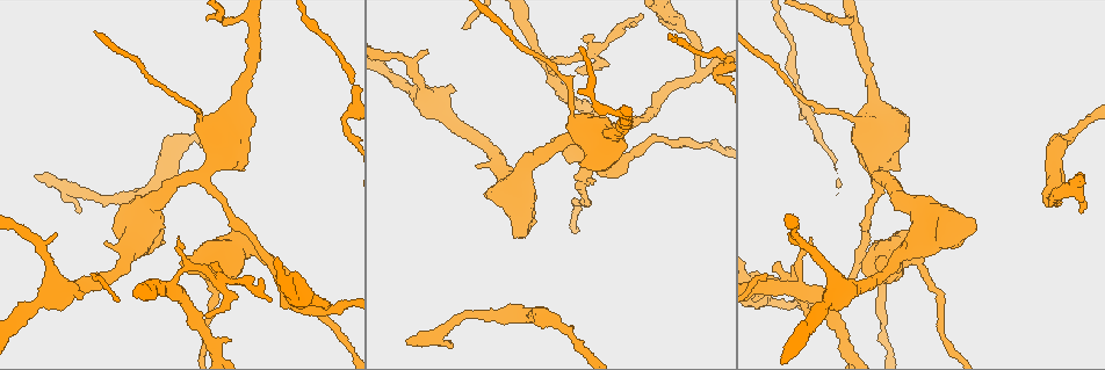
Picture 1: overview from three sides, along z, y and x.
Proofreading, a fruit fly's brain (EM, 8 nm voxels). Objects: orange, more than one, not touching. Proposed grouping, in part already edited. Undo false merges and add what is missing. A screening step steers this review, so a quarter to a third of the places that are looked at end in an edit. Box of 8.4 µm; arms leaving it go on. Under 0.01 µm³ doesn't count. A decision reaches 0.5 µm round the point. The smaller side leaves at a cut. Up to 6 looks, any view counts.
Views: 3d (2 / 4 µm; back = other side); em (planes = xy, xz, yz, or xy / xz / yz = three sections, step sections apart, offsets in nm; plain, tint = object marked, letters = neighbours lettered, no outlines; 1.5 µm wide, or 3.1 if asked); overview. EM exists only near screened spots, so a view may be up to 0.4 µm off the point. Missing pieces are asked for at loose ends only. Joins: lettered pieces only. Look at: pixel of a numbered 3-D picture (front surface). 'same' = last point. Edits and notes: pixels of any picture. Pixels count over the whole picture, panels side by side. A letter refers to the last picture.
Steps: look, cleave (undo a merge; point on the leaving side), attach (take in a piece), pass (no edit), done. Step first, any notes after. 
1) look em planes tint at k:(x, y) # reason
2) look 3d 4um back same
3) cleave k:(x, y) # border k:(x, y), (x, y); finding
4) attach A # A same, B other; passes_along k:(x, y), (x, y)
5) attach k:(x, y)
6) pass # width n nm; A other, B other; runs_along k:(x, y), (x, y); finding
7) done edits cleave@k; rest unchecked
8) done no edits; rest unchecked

look em xy step 4 letters at 1:(57, 233) # branch stops here

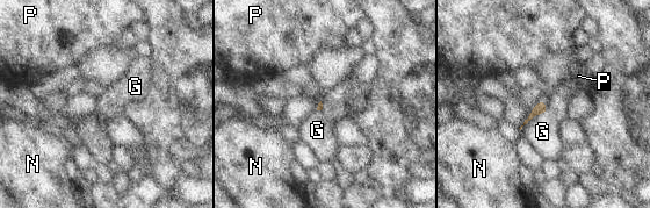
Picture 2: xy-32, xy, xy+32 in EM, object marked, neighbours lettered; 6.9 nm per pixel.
look em planes letters same

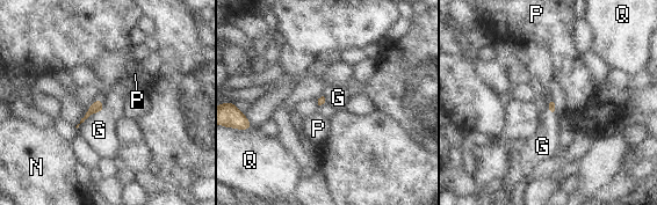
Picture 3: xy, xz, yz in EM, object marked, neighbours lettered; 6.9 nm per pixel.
pass # G other, N other, P other, Q other; no lettered piece goes on from it

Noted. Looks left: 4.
look em planes letters at 1:(791, 280) # a fork

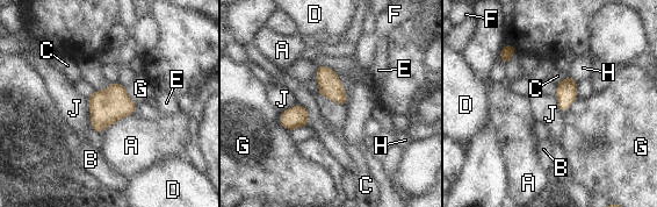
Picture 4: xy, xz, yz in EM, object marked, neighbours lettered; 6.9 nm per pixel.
pass # width 150 nm; A other, B other, C other, D other, E other, F other, G other, H other, J other; border 4:(132, 114), (107, 126), (99, 133); all the same cell

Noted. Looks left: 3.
look 3d 4um at 1:(478, 166) # free end

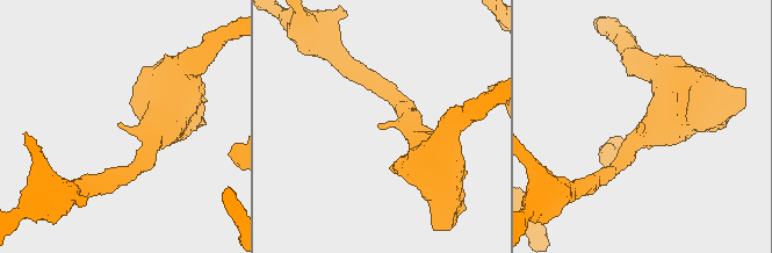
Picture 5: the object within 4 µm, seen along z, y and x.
look em planes letters at 5:(381, 126) # need the tissue

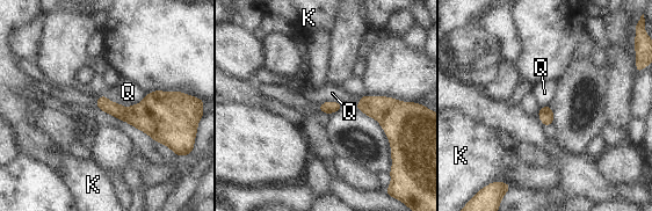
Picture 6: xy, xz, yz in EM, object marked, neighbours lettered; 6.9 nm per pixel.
pass # K other, Q other; border 6:(319, 104), (337, 101), (343, 107); none of them fits

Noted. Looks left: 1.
done no edits; rest unchecked

